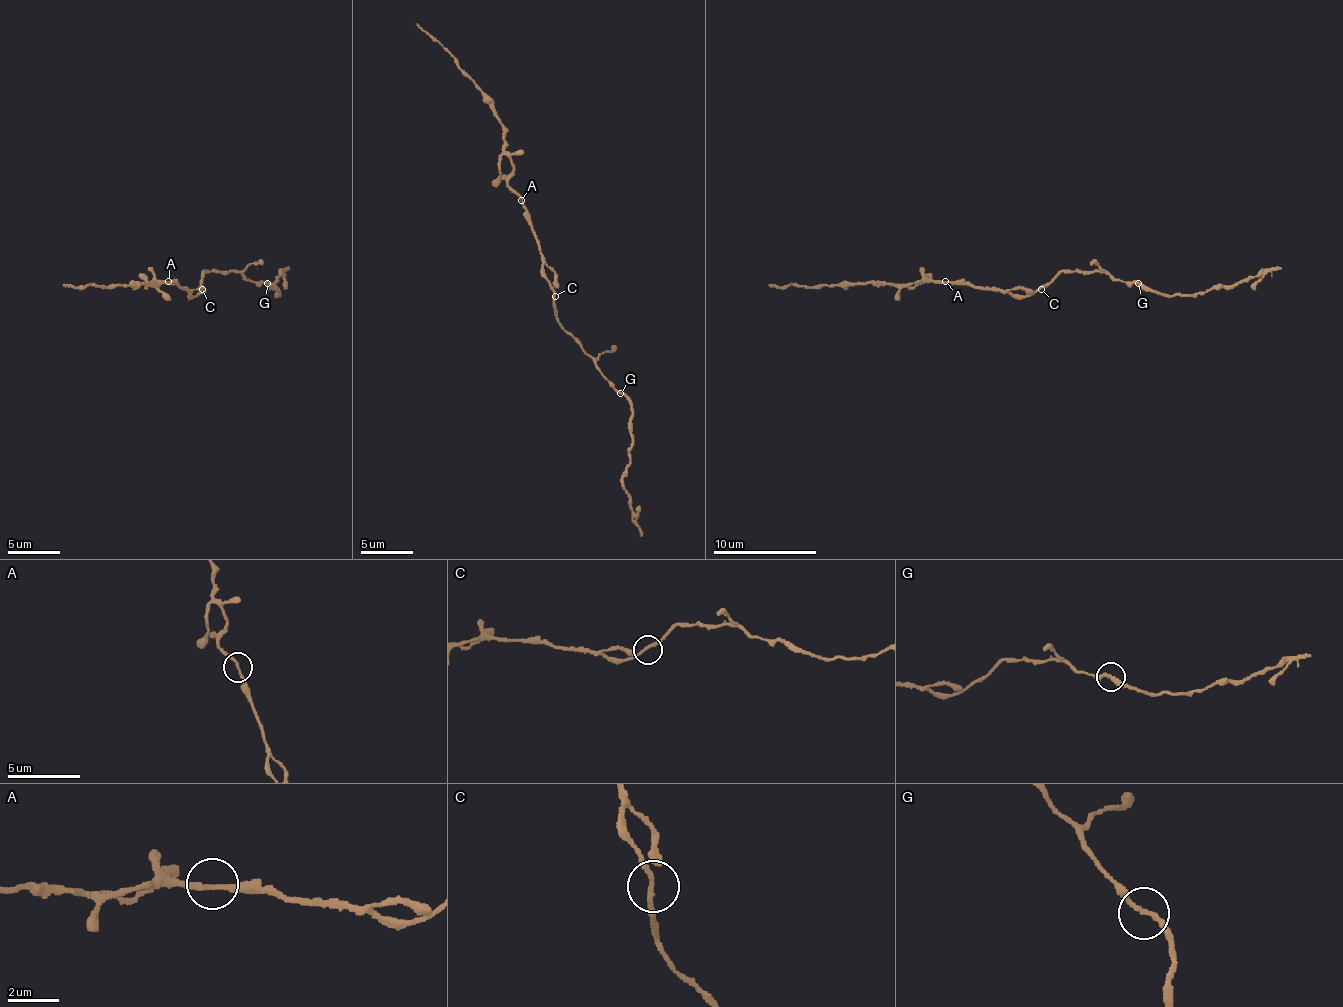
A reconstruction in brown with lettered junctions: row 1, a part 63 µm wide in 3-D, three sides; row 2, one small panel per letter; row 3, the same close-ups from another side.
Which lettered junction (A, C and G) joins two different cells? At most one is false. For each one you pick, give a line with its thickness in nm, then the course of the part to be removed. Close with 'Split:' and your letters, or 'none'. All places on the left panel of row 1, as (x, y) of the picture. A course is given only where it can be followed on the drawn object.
Split: none

